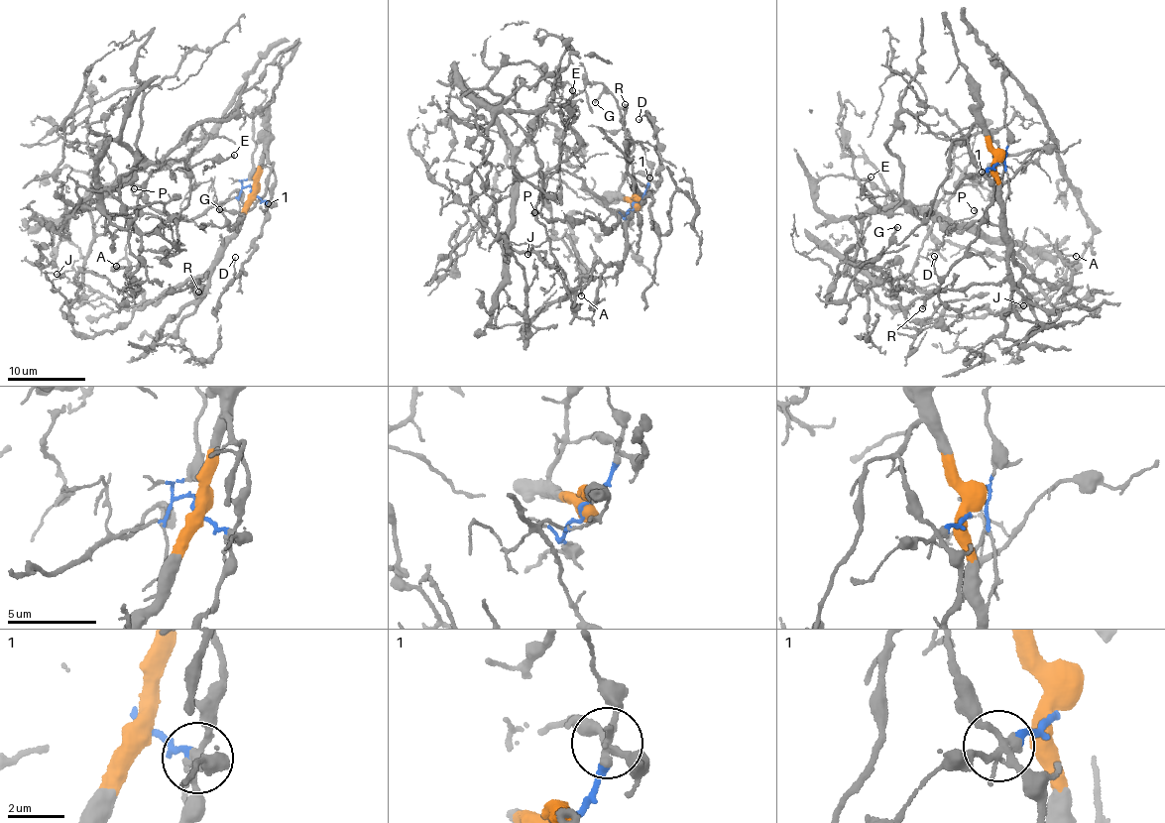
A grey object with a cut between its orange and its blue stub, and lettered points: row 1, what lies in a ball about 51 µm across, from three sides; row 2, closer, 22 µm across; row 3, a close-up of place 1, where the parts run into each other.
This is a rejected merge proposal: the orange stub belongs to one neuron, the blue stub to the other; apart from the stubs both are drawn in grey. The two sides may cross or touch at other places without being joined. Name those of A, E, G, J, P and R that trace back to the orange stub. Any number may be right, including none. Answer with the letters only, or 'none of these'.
A, G, R

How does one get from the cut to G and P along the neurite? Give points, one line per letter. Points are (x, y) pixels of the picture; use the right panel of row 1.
G: (998, 160), (978, 123), (951, 147), (949, 176), (939, 187), (930, 214), (898, 243), (892, 233), (897, 226)
P: (998, 160), (1000, 155), (1004, 169), (982, 218), (948, 235), (948, 226), (970, 218), (976, 213), (973, 211)

